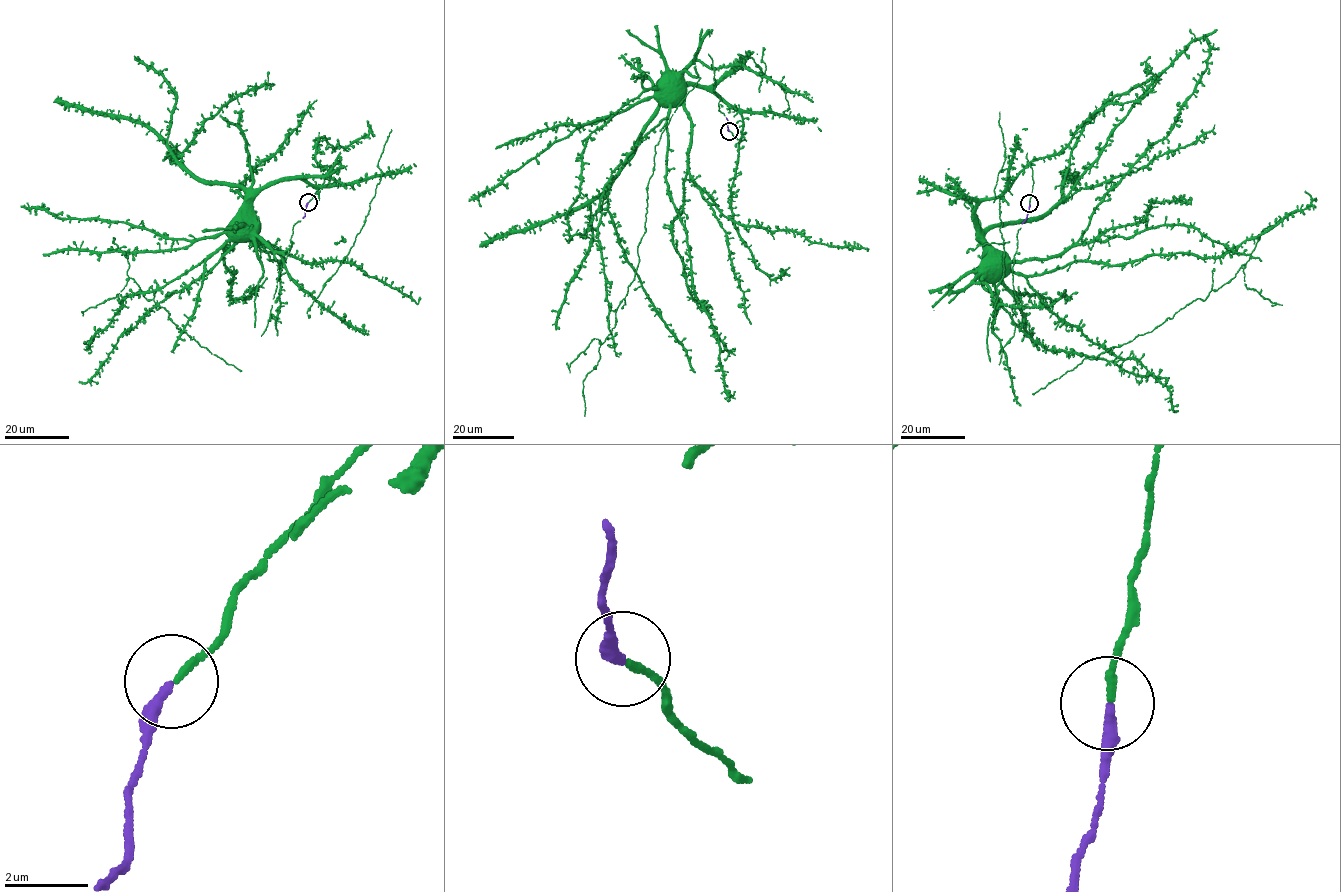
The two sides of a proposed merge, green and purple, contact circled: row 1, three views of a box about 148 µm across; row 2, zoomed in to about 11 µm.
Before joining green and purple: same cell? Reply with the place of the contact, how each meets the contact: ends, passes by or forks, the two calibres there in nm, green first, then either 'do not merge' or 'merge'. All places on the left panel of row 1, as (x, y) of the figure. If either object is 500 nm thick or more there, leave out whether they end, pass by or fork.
at (308, 202); green ends there; purple ends there; 160 nm thick on the green side, 240 nm on the other; merge

